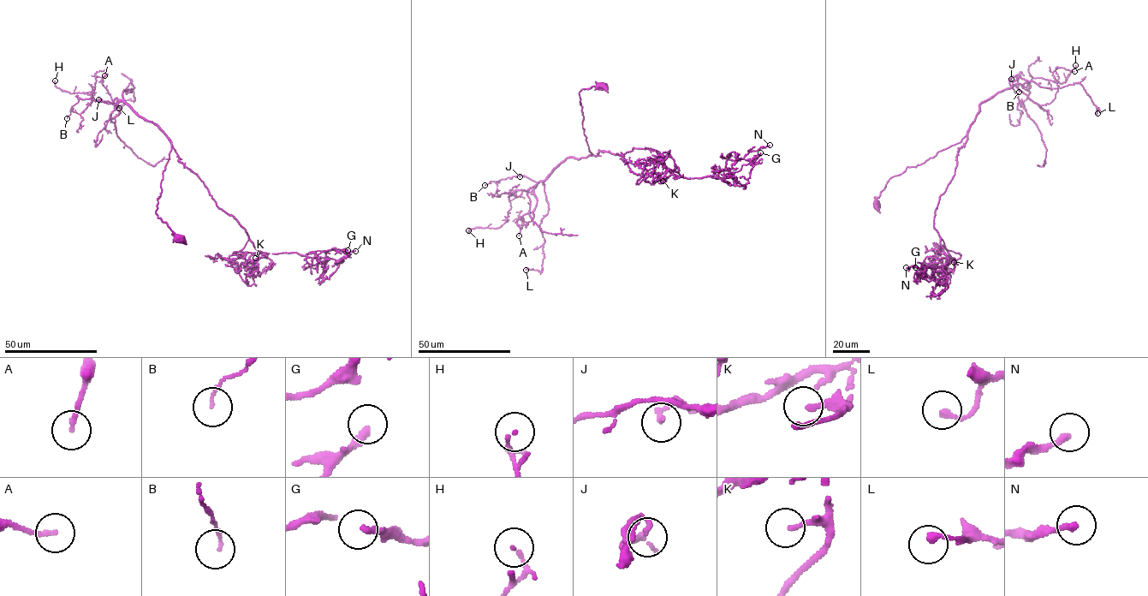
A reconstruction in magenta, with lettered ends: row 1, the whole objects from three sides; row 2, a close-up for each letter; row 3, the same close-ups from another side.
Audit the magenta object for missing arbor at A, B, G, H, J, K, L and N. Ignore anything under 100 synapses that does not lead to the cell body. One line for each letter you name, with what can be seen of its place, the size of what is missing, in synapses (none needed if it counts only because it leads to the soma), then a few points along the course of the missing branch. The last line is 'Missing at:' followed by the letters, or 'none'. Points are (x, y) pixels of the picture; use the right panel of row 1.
Missing at: none

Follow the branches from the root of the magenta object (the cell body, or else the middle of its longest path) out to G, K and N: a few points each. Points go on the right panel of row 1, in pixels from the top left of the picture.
G: (877, 203), (889, 178), (959, 143), (967, 132), (934, 219), (948, 261), (943, 269), (915, 267)
K: (877, 203), (889, 178), (959, 143), (967, 132), (934, 219), (948, 263), (938, 274), (946, 277), (954, 262)
N: (877, 203), (889, 178), (959, 143), (967, 132), (934, 219), (948, 261), (943, 269), (918, 262), (906, 267)

